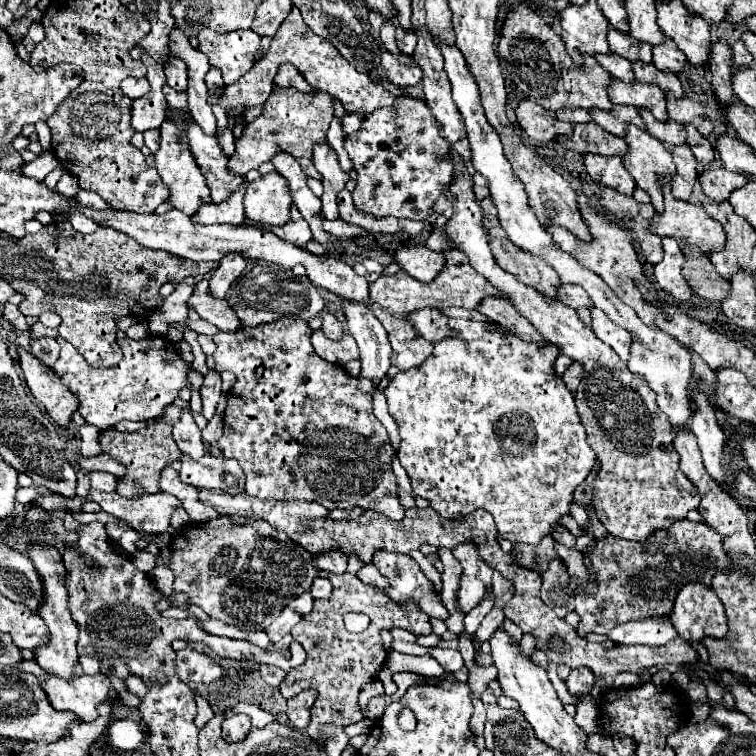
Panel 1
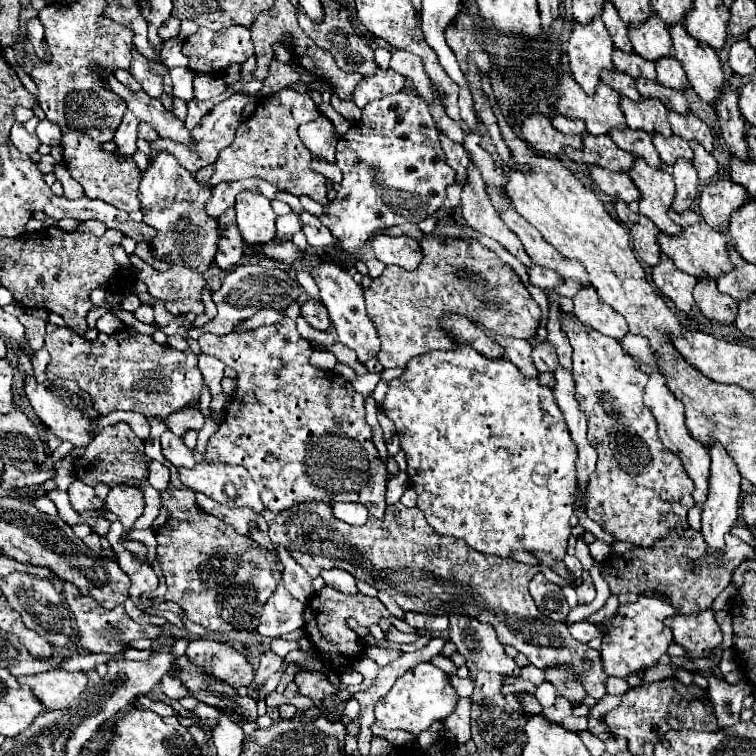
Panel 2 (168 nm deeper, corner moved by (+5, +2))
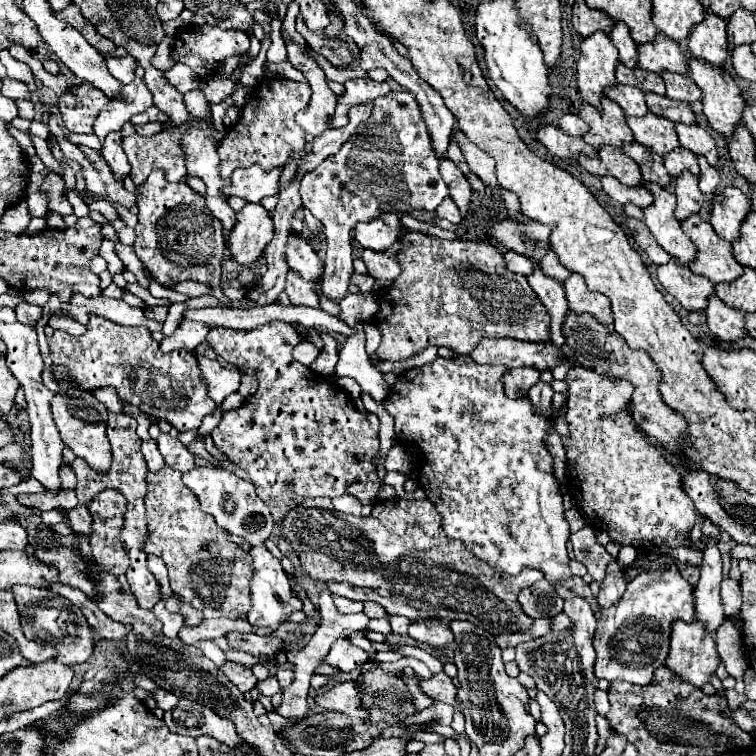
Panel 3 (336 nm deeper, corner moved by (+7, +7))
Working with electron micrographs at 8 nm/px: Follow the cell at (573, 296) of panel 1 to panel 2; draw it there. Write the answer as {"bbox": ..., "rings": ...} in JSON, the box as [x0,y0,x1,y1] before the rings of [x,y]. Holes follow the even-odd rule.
{"bbox":[526,264,560,290],"rings":[[[532,264],[532,266],[526,268],[526,272],[528,272],[530,282],[532,282],[534,286],[542,288],[542,290],[546,290],[546,288],[548,288],[548,290],[550,290],[550,288],[556,288],[556,284],[560,282],[558,272],[550,270],[550,268],[544,268],[544,266],[536,266],[536,264]]]}

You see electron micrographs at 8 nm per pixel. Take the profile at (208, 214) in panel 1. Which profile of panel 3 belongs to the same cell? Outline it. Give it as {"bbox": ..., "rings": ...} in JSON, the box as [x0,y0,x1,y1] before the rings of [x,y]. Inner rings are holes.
{"bbox":[224,167,282,203],"rings":[[[258,167],[248,169],[236,169],[230,177],[228,189],[224,189],[224,195],[236,195],[250,203],[260,203],[268,195],[278,193],[278,179],[282,169],[274,169],[270,173],[264,173]]]}

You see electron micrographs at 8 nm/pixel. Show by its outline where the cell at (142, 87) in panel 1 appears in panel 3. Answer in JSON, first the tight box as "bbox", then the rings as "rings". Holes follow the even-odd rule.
{"bbox":[106,55,136,85],"rings":[[[128,55],[128,57],[108,57],[106,63],[108,63],[108,71],[110,71],[118,81],[122,81],[124,85],[130,83],[130,81],[134,81],[136,59],[132,59],[130,55]]]}

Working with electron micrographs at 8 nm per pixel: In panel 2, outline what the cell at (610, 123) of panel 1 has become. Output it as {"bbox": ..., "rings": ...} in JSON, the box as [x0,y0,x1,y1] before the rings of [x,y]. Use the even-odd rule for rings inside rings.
{"bbox":[610,130,662,168],"rings":[[[616,130],[610,136],[622,150],[634,154],[636,158],[644,158],[648,166],[652,168],[662,168],[662,160],[658,156],[658,152],[654,150],[652,138],[648,134],[636,132],[636,130]]]}

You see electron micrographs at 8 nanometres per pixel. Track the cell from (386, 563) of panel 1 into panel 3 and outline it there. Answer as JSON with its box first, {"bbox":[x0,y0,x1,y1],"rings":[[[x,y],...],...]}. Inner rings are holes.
{"bbox":[408,619,454,649],"rings":[[[442,619],[412,621],[408,635],[420,643],[434,647],[434,649],[446,649],[454,641],[452,629]]]}

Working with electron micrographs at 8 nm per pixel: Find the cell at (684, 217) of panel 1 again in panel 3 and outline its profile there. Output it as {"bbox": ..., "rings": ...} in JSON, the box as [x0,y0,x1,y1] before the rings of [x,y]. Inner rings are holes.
{"bbox":[682,215,742,283],"rings":[[[700,215],[684,219],[682,229],[690,235],[696,245],[696,257],[688,265],[692,273],[710,279],[712,283],[734,281],[742,275],[742,265],[732,255],[732,245],[722,237],[716,237],[716,231]]]}

